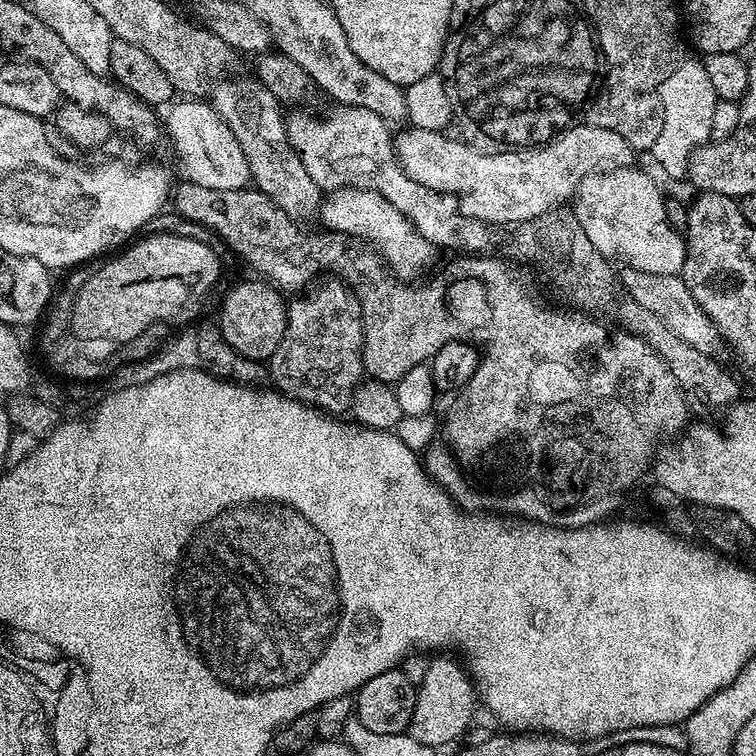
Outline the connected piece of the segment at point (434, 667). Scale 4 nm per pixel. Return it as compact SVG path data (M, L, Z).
M436 660L424 672L414 692L410 735L419 743L433 750L456 740L468 728L472 720L474 684L469 673L452 660Z

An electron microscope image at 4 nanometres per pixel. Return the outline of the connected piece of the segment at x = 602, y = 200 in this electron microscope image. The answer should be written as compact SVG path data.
M614 166L583 178L572 200L573 216L601 257L617 257L640 272L657 276L679 275L687 256L687 243L667 223L666 200L653 178L636 167Z

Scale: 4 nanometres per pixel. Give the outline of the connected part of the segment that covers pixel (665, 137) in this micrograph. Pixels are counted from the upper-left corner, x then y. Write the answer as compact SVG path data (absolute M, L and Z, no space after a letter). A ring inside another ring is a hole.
M700 62L684 64L681 68L673 67L660 83L658 103L664 121L662 134L658 134L658 142L654 142L650 156L664 167L668 175L683 177L687 173L692 153L713 135L712 115L717 99L714 86Z

